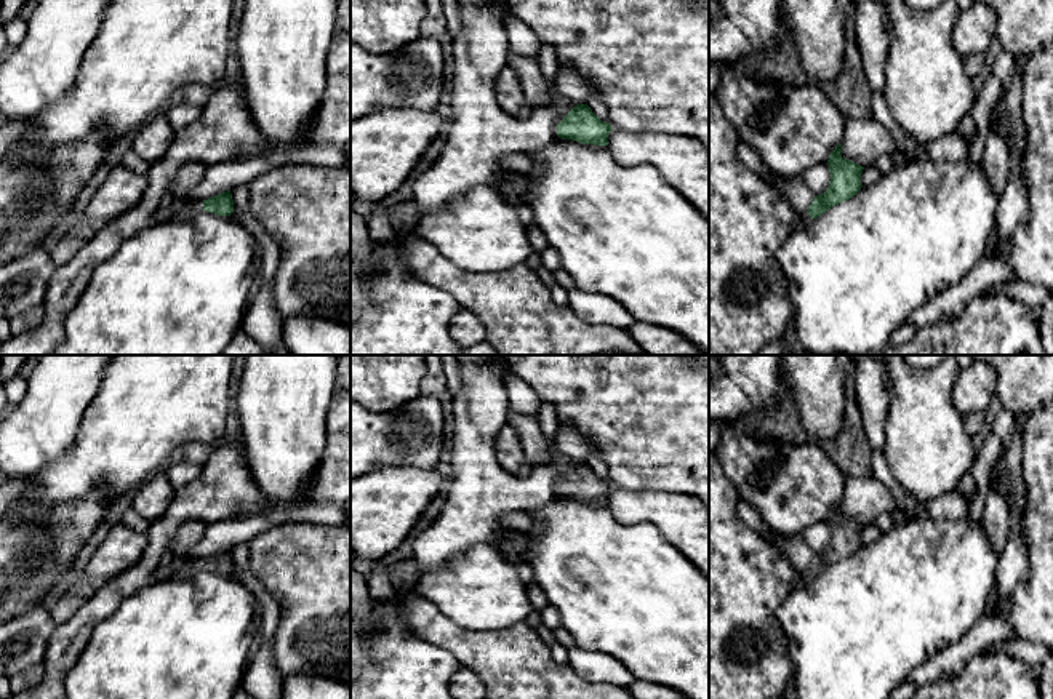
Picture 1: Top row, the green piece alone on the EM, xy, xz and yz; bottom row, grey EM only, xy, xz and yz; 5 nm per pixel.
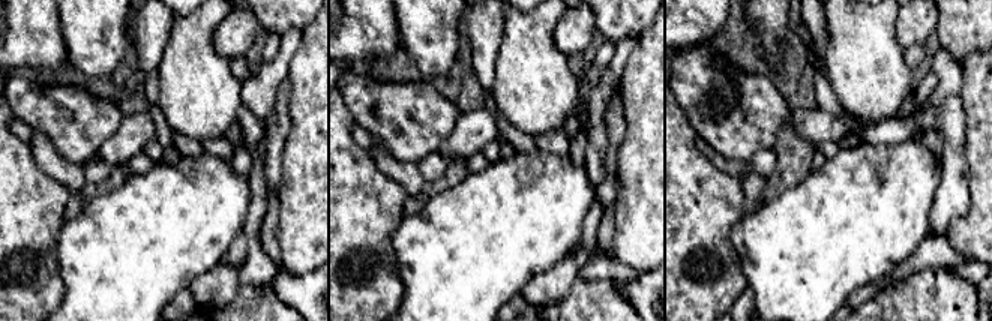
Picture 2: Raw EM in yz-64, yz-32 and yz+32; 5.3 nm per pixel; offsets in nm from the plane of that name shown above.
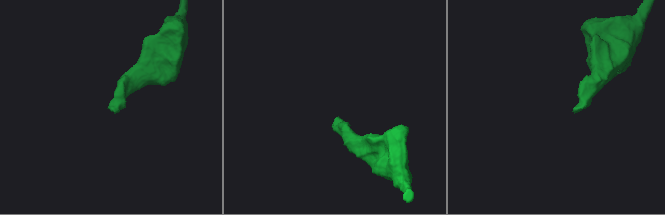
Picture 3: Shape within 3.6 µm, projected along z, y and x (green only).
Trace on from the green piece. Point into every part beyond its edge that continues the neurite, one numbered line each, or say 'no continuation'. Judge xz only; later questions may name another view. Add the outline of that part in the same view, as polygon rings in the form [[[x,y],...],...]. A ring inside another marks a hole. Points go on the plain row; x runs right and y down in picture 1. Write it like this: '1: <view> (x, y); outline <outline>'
no continuation

